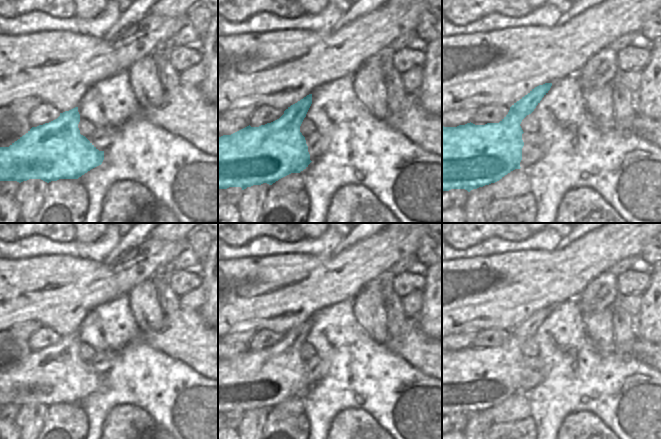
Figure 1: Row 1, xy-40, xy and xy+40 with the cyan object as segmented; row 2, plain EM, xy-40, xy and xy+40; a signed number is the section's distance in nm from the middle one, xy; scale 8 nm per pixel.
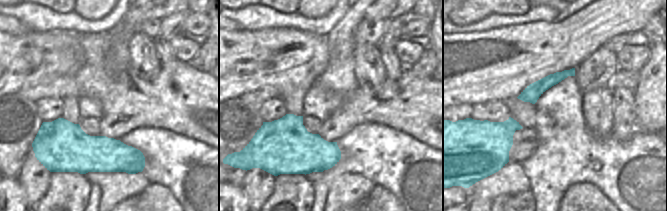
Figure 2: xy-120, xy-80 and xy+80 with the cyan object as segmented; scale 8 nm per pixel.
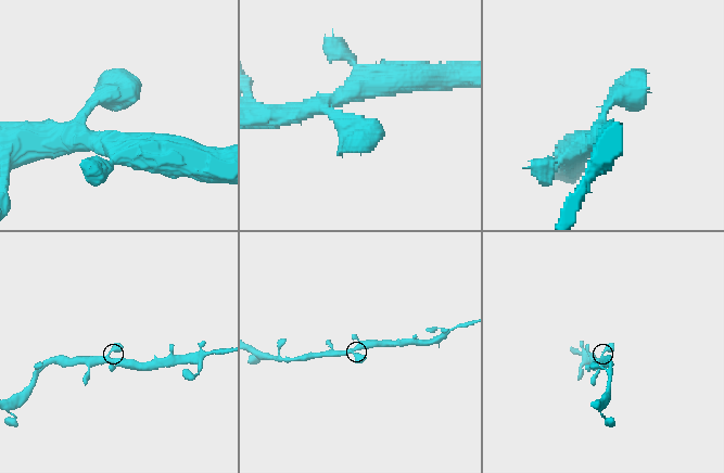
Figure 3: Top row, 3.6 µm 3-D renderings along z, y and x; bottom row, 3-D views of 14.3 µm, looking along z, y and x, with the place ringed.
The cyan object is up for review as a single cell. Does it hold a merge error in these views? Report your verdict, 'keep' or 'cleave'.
keep

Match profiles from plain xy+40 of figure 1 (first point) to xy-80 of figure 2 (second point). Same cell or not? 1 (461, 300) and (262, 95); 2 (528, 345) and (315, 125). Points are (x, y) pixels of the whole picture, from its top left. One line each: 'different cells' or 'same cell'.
1: different cells
2: same cell

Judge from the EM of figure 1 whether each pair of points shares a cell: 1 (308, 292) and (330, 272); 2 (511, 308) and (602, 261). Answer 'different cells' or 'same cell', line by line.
1: same cell
2: same cell

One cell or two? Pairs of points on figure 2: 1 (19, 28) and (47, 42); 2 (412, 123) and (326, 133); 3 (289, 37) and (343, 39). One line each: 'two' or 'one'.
1: two
2: one
3: two

